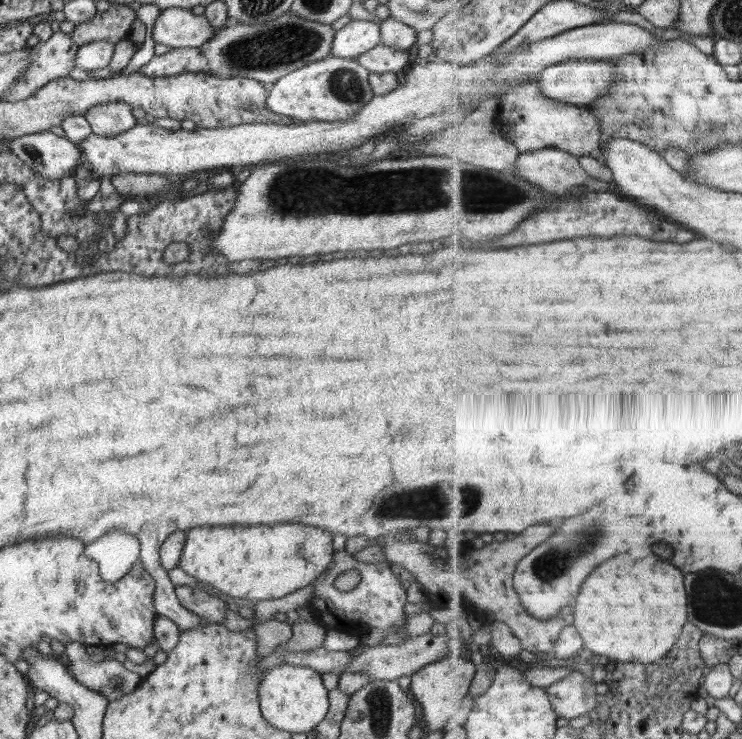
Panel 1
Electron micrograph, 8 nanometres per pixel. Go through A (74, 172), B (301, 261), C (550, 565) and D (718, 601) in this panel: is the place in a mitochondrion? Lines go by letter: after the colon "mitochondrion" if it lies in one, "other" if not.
A: other
B: other
C: mitochondrion
D: mitochondrion

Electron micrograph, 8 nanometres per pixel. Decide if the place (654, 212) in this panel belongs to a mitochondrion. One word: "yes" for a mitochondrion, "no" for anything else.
no

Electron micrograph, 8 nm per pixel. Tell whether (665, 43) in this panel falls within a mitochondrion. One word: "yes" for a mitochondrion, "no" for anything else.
no

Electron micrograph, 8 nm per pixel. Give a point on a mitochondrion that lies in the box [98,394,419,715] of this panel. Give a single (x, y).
(116, 683)

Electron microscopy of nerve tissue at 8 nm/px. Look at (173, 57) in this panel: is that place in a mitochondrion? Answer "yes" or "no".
no

